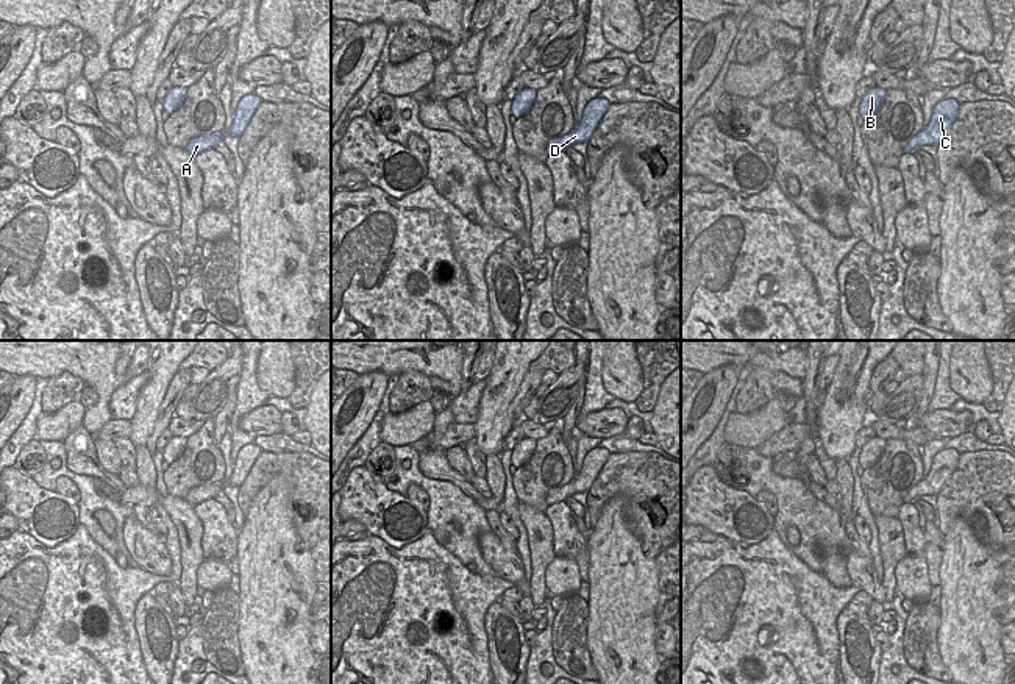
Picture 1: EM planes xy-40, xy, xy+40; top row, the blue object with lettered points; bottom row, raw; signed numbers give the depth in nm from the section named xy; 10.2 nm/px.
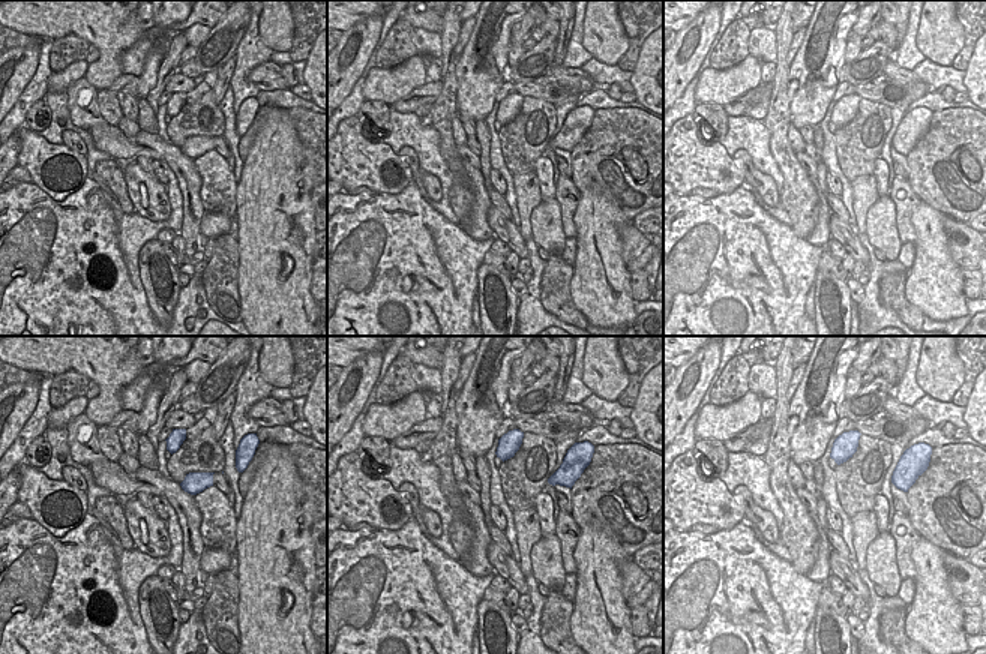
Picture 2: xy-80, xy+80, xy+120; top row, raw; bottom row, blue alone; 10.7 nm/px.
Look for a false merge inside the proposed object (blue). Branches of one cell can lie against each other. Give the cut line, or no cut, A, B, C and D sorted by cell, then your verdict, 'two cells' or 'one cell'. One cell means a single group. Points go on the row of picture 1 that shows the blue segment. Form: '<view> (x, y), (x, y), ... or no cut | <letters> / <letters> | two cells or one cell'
no cut | A B C D | one cell

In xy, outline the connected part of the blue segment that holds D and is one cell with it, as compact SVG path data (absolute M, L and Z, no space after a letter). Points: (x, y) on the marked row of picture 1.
M592 98L582 111L581 122L568 134L551 139L548 142L547 155L550 156L559 151L565 151L565 148L572 147L573 144L589 142L603 116L606 114L609 105L611 103L606 98Z

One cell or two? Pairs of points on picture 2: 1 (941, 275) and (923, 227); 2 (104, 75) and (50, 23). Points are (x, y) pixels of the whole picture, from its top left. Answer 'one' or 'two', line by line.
1: one
2: one

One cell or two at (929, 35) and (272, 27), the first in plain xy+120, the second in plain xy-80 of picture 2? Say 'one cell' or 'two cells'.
one cell

